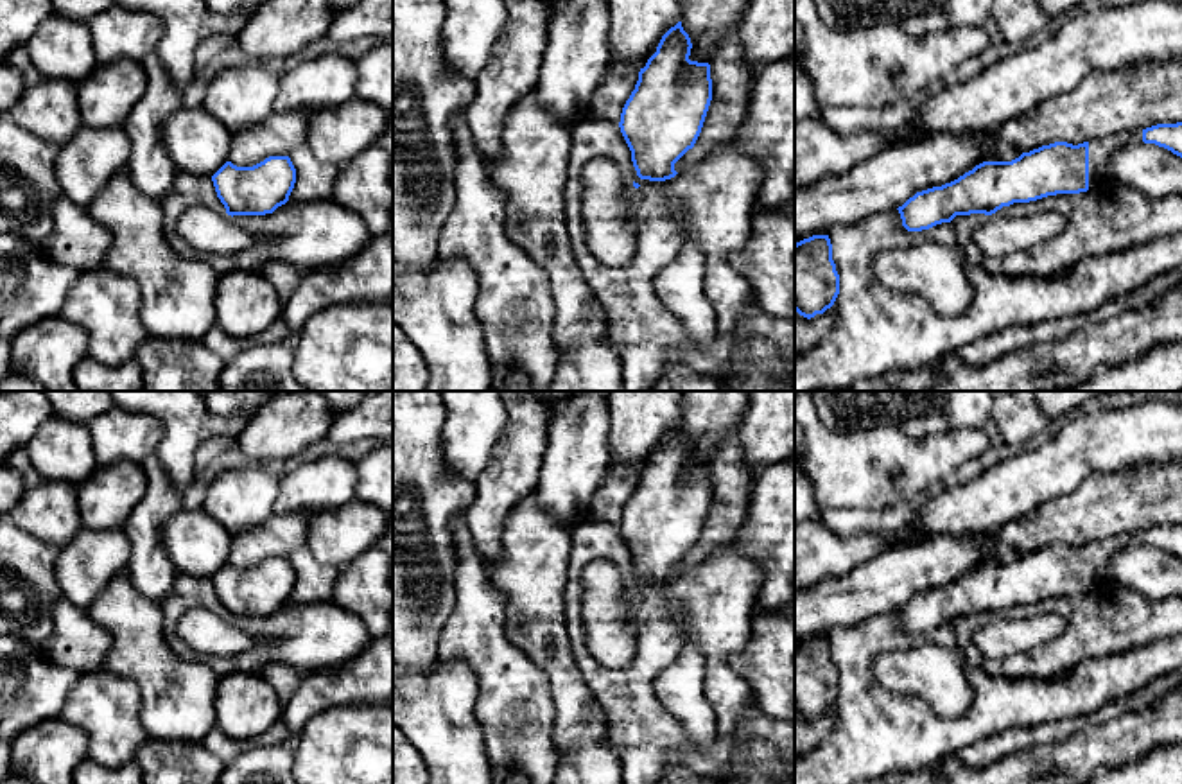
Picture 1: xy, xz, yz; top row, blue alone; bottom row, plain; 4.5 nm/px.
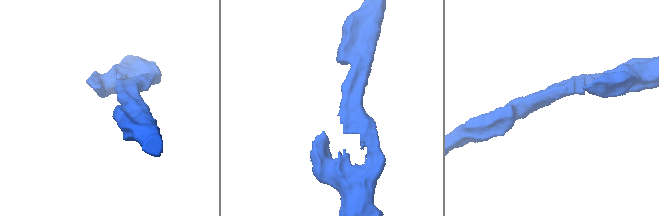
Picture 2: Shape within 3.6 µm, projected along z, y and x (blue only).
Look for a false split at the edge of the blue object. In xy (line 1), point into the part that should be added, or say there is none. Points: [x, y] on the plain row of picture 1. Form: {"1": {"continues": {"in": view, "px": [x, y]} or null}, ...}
{"1": {"continues": null}}

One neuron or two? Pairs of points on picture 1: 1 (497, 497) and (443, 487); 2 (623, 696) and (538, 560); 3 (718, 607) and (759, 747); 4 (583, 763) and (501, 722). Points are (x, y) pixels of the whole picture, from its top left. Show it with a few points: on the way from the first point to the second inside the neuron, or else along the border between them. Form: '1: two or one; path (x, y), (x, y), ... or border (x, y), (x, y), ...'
1: two; border (474, 483), (474, 501), (465, 515)
2: two; border (567, 558), (564, 616), (571, 641)
3: two; border (743, 734), (739, 745)
4: two; border (553, 709), (556, 765)

